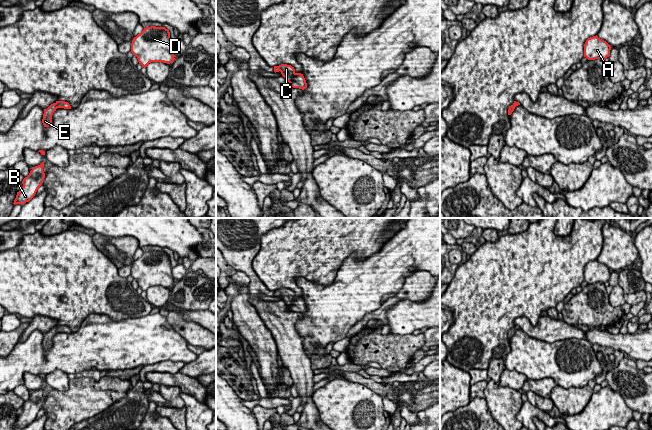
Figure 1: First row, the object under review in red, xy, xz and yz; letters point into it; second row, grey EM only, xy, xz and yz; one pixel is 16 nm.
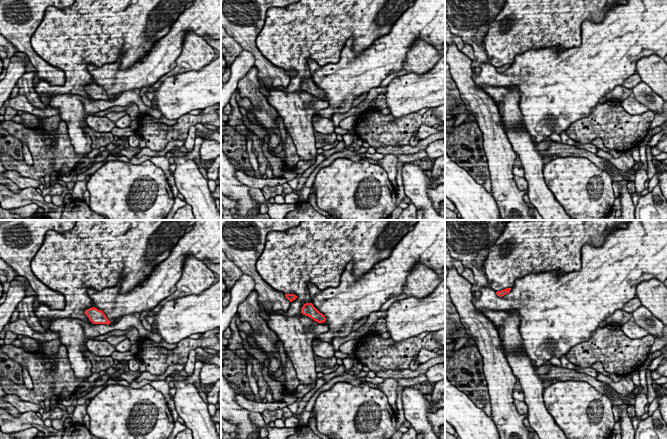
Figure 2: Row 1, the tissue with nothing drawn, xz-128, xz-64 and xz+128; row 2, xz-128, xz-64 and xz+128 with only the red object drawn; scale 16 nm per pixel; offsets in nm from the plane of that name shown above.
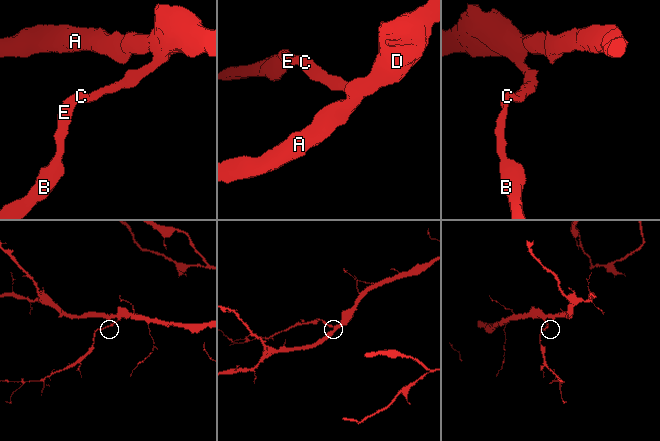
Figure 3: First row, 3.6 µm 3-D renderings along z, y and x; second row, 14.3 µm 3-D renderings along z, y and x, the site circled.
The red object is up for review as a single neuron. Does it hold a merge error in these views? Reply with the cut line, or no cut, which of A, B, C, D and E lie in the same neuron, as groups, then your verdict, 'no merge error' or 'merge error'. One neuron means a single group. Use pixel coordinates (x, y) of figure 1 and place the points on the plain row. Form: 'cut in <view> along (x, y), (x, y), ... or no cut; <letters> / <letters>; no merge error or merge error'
no cut; A B C D E; no merge error

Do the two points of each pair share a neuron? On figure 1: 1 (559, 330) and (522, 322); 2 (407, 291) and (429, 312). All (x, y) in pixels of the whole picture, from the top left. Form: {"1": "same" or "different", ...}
{"1": "same", "2": "different"}

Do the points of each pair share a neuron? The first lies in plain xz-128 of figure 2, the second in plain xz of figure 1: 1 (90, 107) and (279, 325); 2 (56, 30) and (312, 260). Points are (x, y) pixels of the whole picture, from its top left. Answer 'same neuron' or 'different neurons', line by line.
1: same neuron
2: same neuron

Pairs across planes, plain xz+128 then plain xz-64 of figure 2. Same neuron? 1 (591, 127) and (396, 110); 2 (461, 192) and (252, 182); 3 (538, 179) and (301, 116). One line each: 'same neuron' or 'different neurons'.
1: different neurons
2: different neurons
3: same neuron

